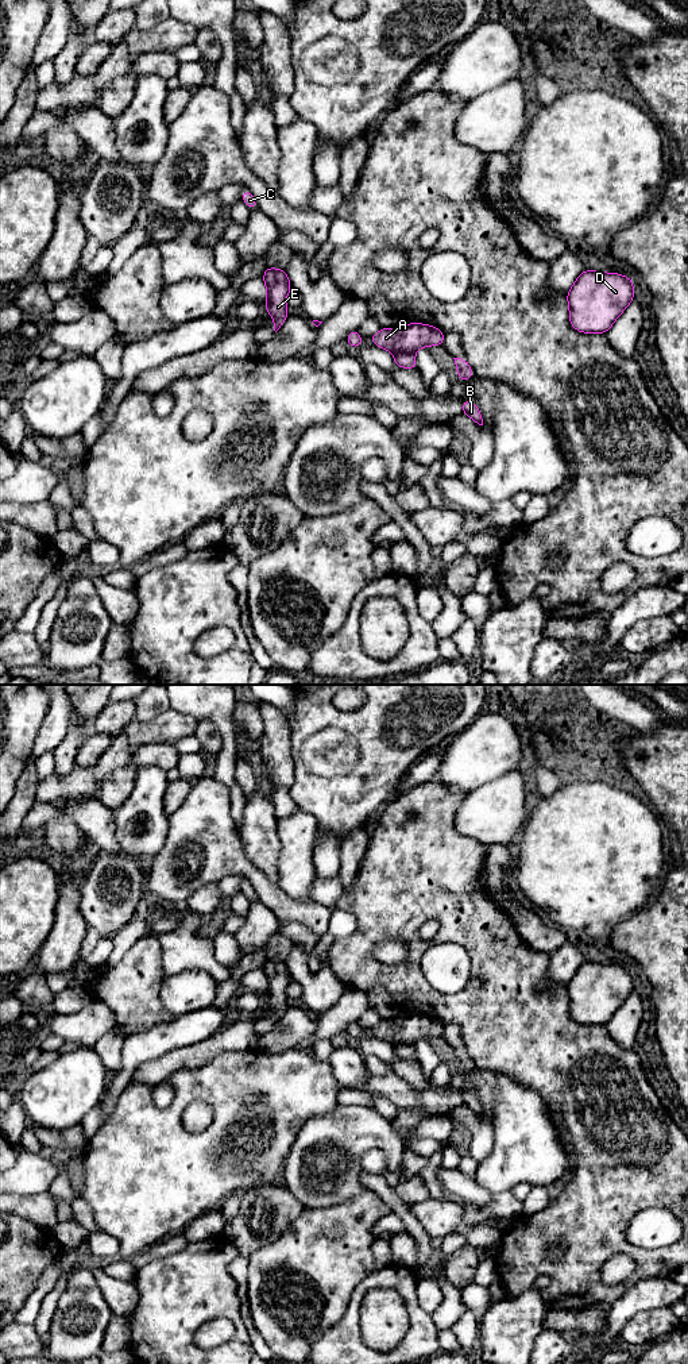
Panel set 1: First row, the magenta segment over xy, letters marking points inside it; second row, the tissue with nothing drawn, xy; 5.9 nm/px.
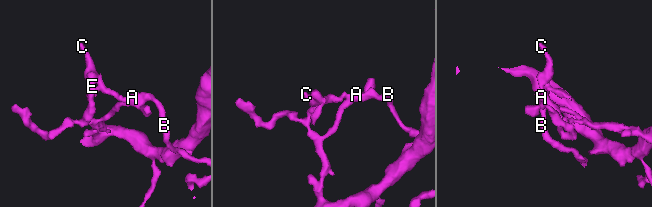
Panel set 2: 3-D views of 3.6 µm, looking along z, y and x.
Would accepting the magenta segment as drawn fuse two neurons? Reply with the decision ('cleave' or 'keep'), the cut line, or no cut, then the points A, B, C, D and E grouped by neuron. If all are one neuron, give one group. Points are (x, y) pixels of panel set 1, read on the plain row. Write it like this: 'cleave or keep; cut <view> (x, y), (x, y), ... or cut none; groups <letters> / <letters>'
cleave; cut xy (393, 1044), (413, 1045); groups A B / C D E

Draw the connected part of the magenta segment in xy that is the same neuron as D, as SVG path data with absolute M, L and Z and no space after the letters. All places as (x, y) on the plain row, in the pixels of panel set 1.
M584 962L567 985L569 1014L579 1024L607 1025L633 990L631 970Z

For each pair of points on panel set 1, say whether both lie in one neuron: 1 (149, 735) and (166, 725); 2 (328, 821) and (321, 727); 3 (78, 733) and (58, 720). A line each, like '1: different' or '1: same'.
1: same
2: same
3: different

